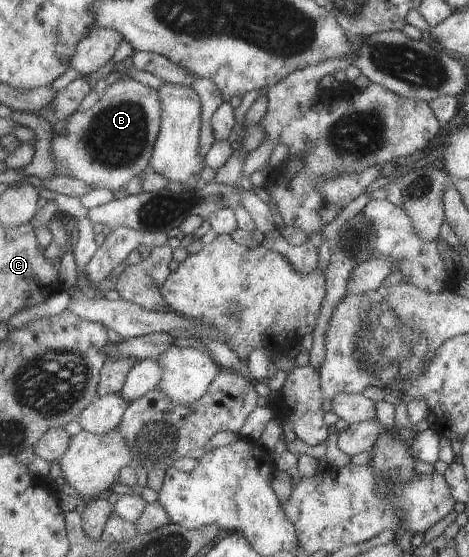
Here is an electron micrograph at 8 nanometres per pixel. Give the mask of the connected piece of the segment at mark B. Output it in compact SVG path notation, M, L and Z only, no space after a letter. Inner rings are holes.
M127 78L105 86L92 107L81 113L75 111L67 117L69 123L64 135L54 136L52 148L55 154L56 175L74 177L86 183L90 189L108 189L114 194L119 194L131 177L149 168L154 141L158 139L158 129L161 127L161 113L161 101L156 89Z

